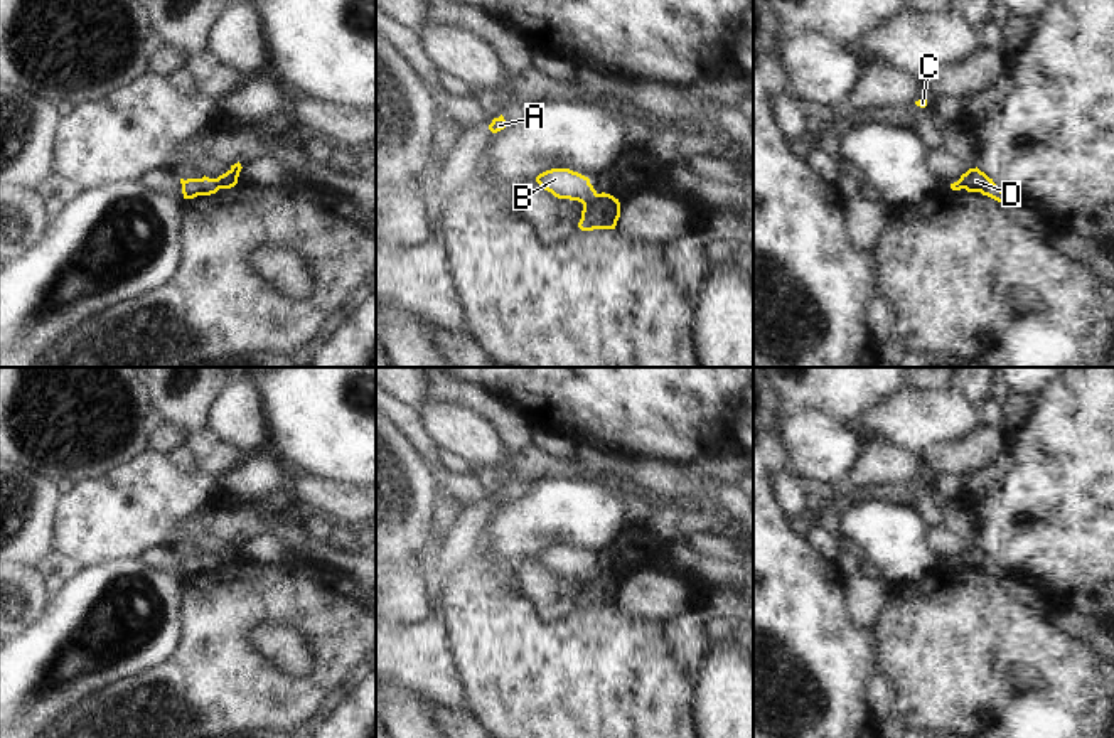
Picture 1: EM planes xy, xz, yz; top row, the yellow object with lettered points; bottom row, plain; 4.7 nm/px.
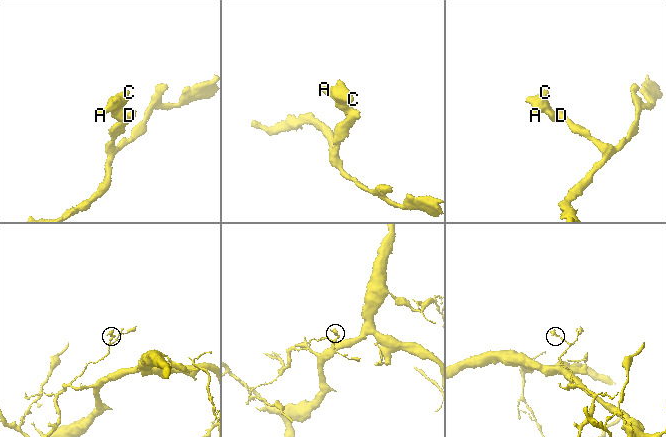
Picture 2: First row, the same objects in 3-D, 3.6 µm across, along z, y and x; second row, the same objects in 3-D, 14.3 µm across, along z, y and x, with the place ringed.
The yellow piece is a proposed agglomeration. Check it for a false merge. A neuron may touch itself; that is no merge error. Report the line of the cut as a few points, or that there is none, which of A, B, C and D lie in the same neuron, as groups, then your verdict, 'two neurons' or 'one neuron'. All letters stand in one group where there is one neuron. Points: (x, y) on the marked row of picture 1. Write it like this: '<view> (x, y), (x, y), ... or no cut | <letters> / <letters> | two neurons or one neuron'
xz (599, 194), (583, 206) | A B C / D | two neurons

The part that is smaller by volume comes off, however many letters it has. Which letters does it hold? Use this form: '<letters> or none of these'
A, B, C

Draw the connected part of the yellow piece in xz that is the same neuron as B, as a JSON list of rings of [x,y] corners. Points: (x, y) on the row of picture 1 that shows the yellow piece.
[[[551,168],[536,177],[536,182],[558,199],[578,201],[583,206],[598,197],[590,179],[570,168]]]

